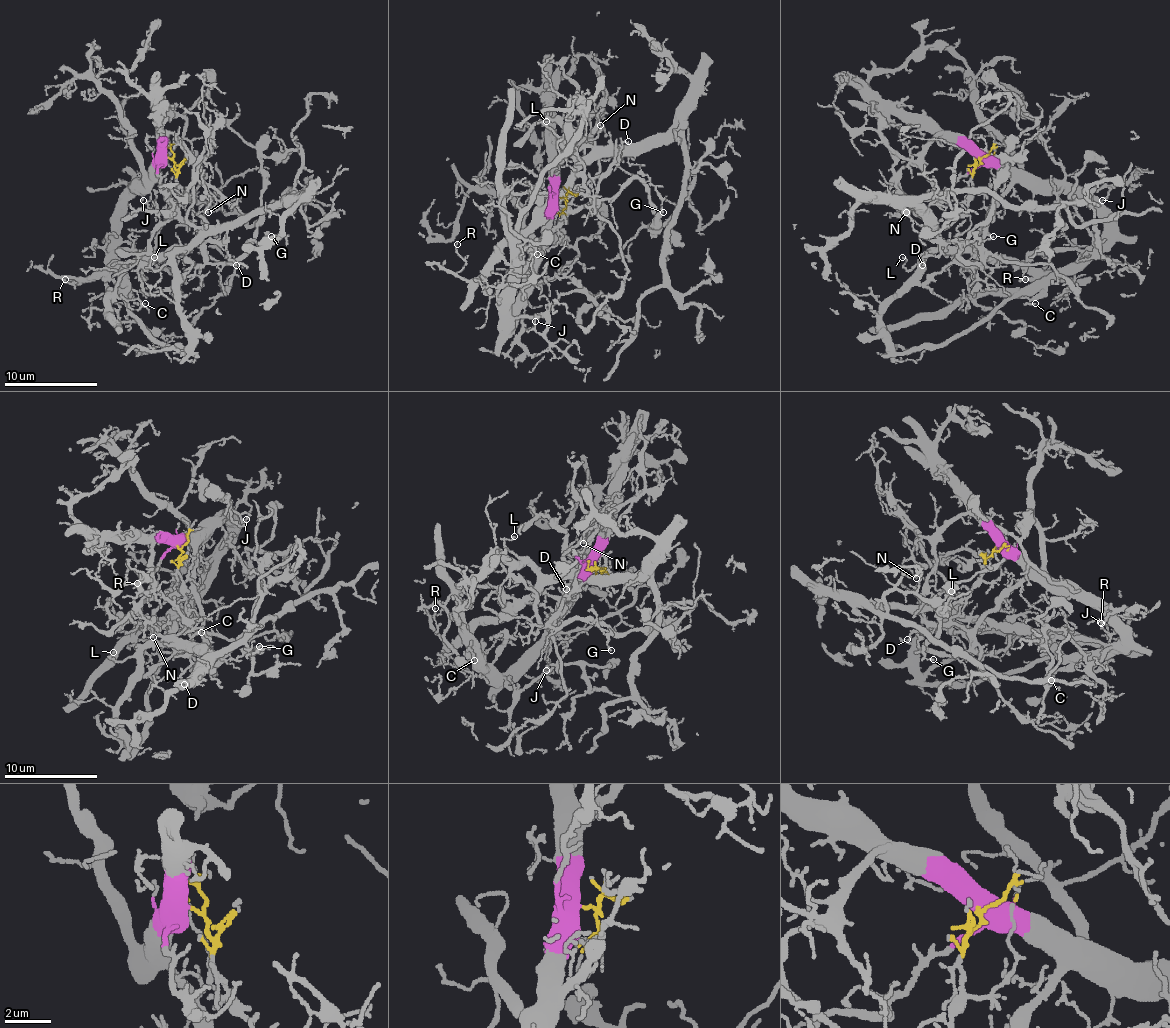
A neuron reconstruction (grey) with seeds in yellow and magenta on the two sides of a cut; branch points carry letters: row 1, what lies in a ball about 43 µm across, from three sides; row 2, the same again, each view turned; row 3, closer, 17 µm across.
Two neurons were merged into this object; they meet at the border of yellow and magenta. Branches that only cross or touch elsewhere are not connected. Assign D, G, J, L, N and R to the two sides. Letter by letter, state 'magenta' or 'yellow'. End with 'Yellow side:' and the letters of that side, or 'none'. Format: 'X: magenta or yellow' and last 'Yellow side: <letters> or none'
D: yellow
G: magenta
J: magenta
L: yellow
N: magenta
R: yellow
Yellow side: D, L, R

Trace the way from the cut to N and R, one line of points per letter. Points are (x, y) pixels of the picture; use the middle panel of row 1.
N: (559, 196), (559, 164), (591, 131), (589, 119), (603, 110), (598, 112), (601, 124)
R: (561, 196), (584, 187), (598, 171), (598, 159), (591, 159), (470, 280), (456, 273), (465, 264), (456, 243)

